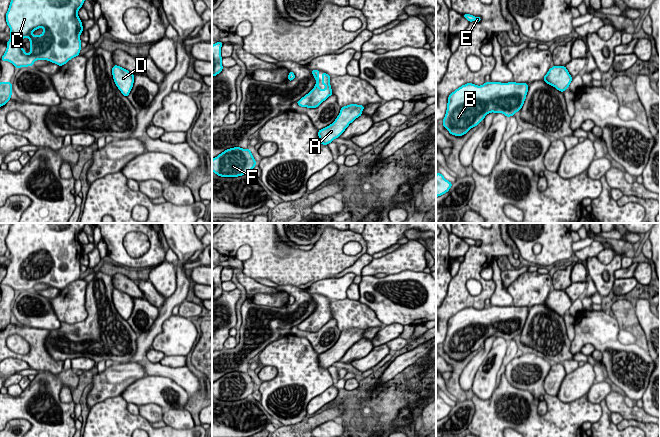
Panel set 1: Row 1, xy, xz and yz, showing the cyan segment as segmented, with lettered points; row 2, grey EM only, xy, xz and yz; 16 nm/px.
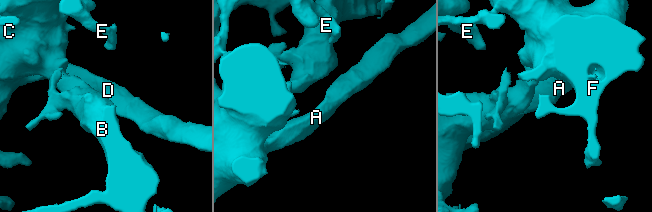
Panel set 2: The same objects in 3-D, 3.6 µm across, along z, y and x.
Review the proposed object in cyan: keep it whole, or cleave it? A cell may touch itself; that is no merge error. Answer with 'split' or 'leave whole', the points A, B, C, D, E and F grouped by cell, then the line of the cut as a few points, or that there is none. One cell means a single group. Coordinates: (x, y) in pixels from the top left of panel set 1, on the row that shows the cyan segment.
leave whole; groups A B C D E F; cut none

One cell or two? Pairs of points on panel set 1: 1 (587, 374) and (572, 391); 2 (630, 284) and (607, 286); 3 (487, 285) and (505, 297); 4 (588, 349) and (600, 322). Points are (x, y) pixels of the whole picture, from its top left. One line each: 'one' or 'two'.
1: one
2: two
3: two
4: two

